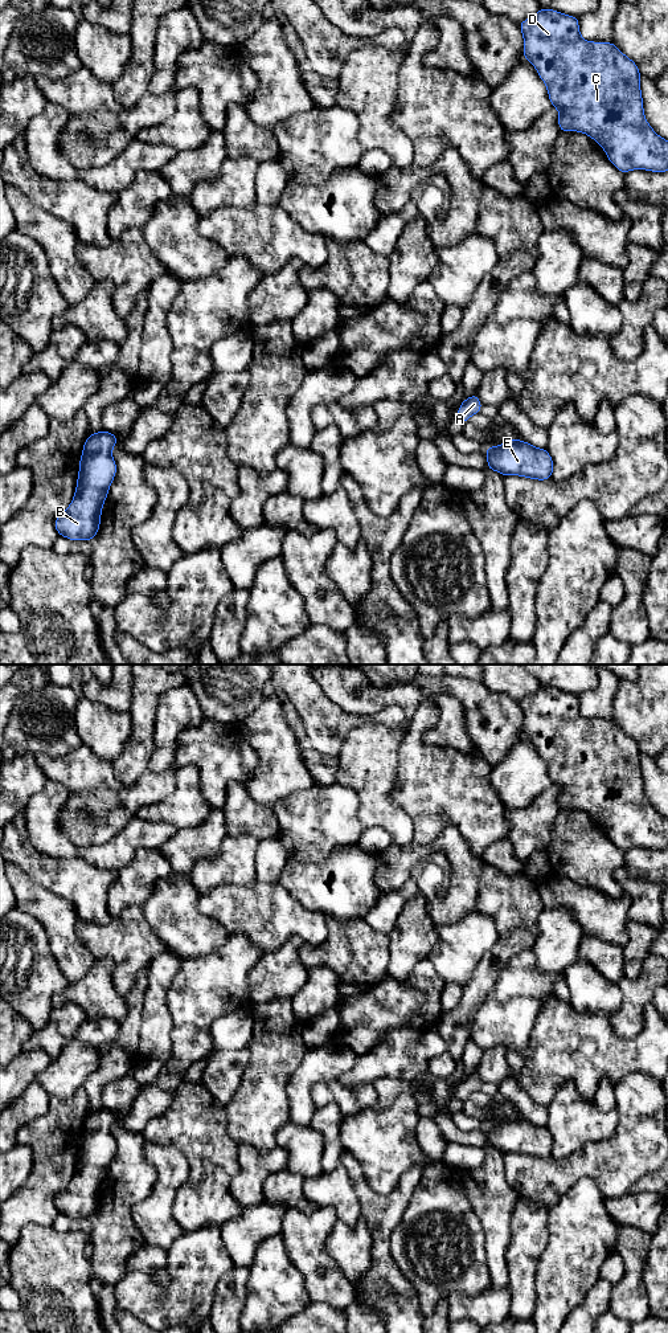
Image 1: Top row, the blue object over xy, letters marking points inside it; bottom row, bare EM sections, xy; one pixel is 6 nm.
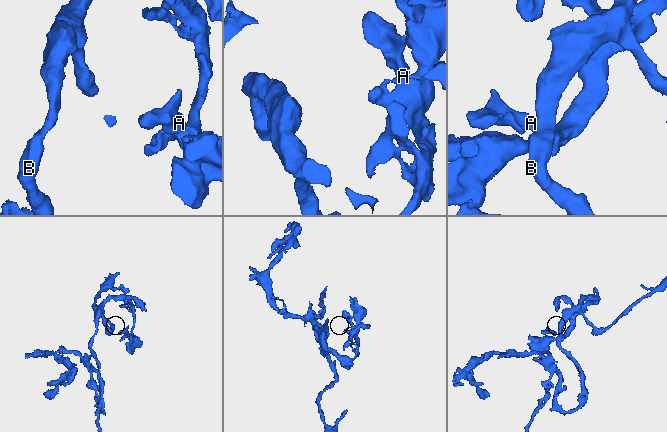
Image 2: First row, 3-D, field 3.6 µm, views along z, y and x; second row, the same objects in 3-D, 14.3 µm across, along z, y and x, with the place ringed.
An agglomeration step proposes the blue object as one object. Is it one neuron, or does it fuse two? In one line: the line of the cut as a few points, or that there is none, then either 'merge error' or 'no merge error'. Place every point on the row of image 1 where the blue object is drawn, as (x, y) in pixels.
cut none; no merge error

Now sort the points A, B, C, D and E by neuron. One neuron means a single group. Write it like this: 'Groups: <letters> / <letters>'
Groups: A B C D E

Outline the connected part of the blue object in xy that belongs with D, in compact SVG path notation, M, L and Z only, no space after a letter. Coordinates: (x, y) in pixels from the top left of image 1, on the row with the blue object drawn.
M541 8L519 26L524 36L524 58L545 82L552 106L560 111L561 131L579 131L593 138L622 173L631 169L668 172L668 140L660 138L644 118L642 74L632 60L612 42L583 40L578 17L553 9Z

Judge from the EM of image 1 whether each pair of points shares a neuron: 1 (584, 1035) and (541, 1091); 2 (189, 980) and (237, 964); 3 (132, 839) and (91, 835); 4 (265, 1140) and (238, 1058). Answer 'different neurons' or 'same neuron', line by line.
1: same neuron
2: same neuron
3: different neurons
4: different neurons

